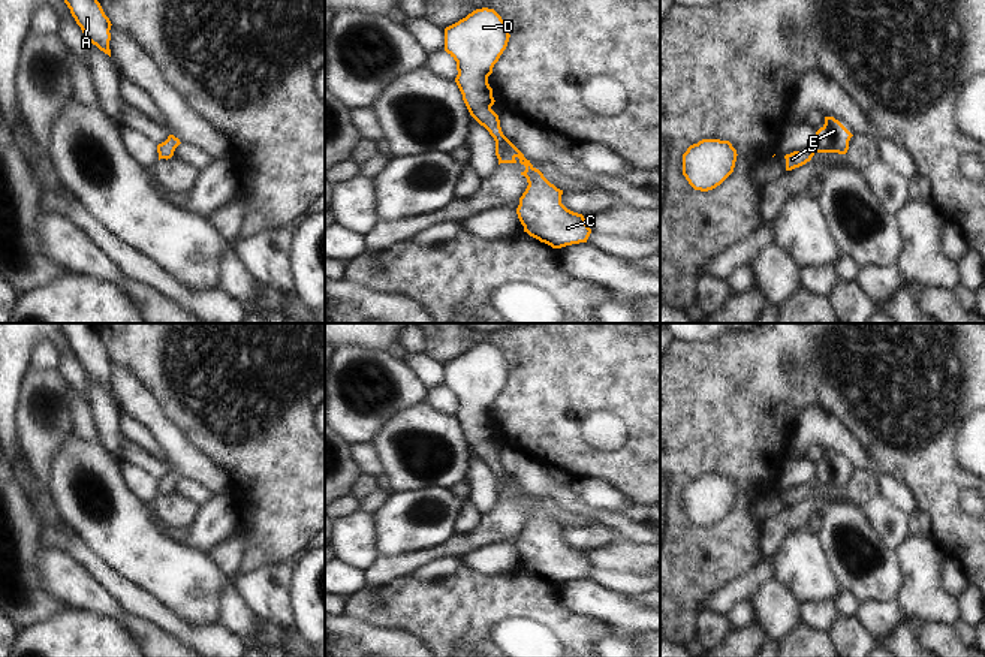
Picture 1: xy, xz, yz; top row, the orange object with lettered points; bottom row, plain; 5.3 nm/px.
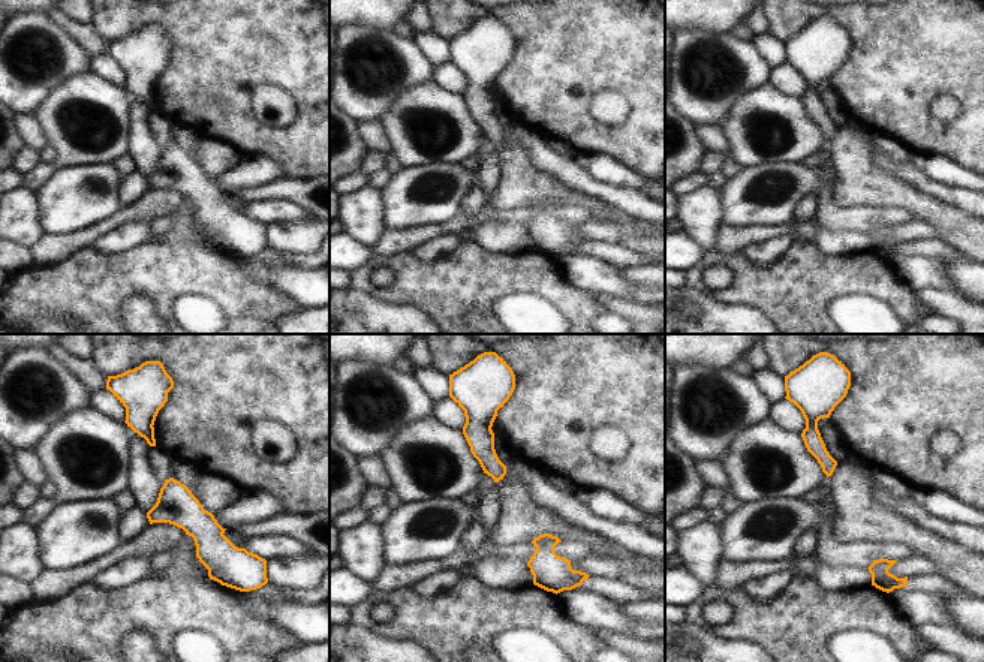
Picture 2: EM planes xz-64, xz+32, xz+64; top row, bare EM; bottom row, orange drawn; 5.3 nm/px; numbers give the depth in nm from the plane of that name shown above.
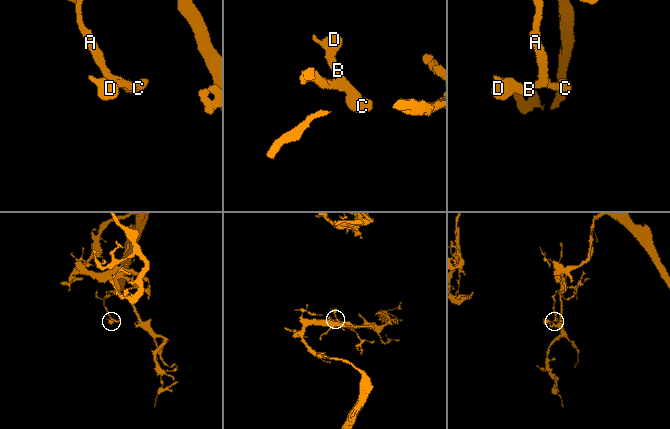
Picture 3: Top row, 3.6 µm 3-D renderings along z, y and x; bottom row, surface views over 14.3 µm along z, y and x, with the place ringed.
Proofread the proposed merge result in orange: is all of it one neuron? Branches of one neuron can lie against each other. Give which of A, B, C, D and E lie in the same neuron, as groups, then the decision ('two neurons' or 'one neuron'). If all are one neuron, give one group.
groups A B C D E; one neuron

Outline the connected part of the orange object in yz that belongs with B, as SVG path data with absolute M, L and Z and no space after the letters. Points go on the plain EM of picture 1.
M825 452L825 459L816 467L816 476L802 486L786 489L786 506L799 503L811 495L816 488L846 489L853 470L834 452Z

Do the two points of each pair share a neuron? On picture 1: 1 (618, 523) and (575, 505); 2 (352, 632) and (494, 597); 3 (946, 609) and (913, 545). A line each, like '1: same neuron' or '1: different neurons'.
1: same neuron
2: different neurons
3: same neuron

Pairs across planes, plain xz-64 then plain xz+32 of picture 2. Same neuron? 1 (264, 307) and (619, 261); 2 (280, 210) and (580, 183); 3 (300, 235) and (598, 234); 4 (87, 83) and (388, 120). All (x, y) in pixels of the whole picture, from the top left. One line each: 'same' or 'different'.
1: different
2: different
3: same
4: same

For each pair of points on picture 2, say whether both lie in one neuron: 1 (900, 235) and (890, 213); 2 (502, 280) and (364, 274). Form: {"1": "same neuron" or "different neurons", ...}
{"1": "different neurons", "2": "same neuron"}

